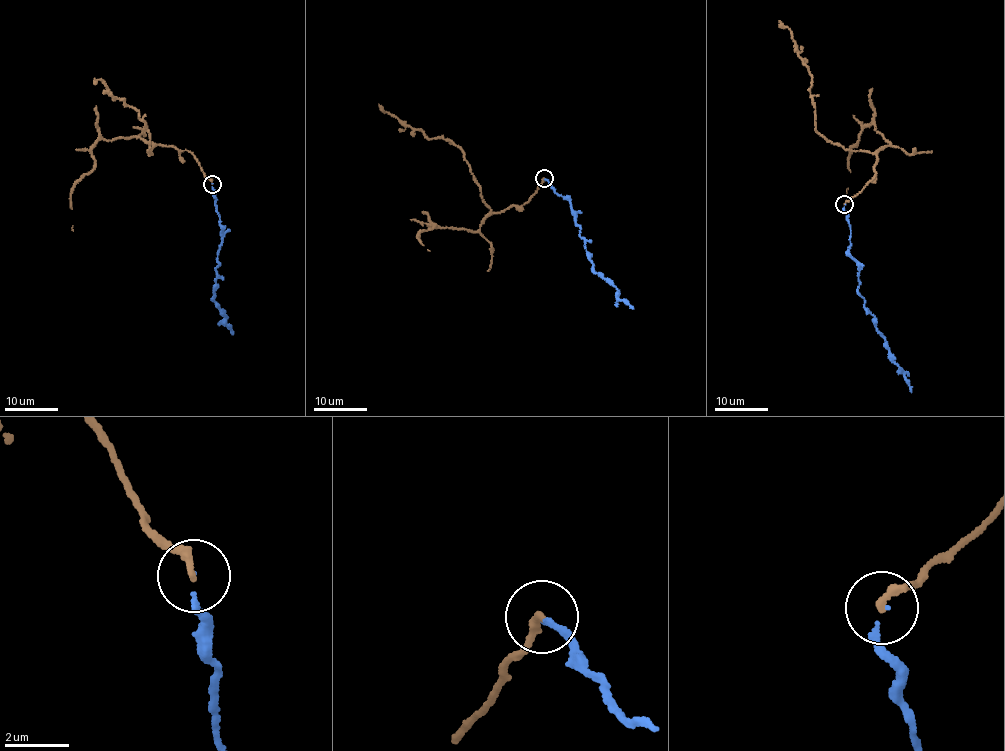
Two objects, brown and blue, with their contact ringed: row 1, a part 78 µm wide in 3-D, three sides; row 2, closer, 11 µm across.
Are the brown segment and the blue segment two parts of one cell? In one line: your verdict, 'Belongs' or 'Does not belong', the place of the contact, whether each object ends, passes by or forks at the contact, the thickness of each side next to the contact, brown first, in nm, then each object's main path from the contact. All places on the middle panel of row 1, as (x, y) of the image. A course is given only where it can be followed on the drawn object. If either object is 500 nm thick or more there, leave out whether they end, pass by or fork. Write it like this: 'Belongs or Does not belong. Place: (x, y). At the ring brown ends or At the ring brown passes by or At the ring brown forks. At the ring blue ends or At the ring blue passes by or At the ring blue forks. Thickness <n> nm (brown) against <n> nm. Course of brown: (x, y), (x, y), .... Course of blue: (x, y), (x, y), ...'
Does not belong. Place: (544, 178). At the ring brown ends. At the ring blue ends. Thickness 260 nm (brown) against 90 nm. Course of brown: (544, 178), (537, 192), (521, 205), (493, 212), (482, 198), (460, 146), (441, 136), (429, 138), (378, 104). Course of blue: (544, 179), (558, 196), (570, 202), (596, 272), (618, 290), (619, 299), (634, 309)

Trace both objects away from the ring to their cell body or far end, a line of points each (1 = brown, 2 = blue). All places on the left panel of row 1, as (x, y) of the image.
1: (212, 184), (185, 150), (157, 144), (149, 154), (146, 122), (94, 78)
2: (211, 183), (222, 230), (214, 301), (220, 313), (227, 317), (224, 325), (233, 334)

